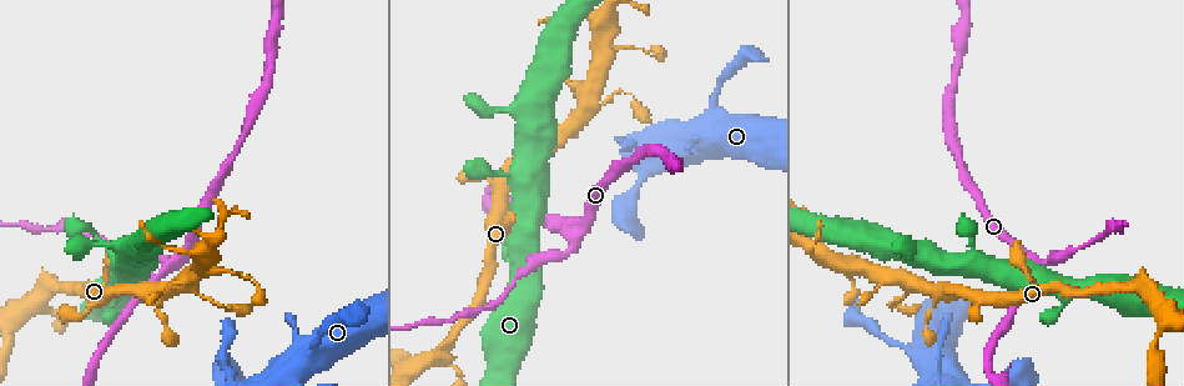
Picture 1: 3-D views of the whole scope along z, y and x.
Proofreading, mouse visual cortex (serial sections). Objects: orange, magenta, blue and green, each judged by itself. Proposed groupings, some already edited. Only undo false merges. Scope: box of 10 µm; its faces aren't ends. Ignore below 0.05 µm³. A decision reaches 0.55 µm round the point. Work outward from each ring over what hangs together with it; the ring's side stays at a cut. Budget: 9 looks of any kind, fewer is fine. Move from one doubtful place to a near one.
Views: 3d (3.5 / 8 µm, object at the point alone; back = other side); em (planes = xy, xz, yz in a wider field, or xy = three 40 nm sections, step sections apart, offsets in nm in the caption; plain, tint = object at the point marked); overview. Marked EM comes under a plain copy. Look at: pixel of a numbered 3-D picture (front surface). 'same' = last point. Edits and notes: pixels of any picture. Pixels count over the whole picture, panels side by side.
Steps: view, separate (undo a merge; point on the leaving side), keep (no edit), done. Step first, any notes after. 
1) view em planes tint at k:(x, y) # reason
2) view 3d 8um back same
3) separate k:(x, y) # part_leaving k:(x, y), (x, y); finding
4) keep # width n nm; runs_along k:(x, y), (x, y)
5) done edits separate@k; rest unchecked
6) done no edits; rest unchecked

view 3d 8um at 1:(177, 261)

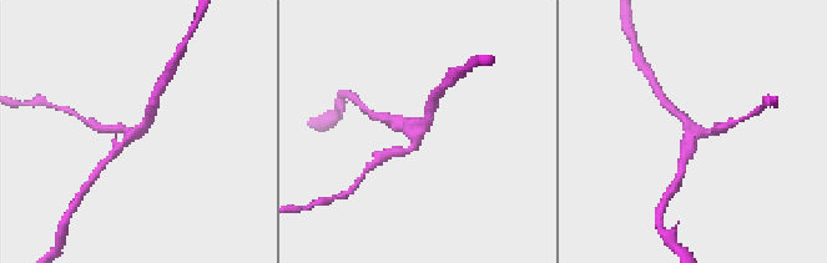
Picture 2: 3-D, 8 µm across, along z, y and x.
view 3d 3.5um same # closer look

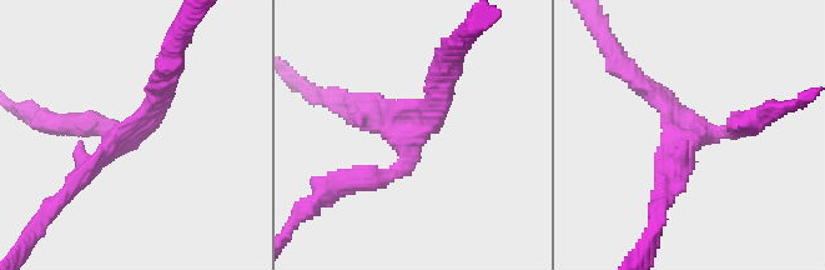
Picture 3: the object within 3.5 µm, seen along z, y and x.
view em xy step 3 tint at 3:(412, 140)

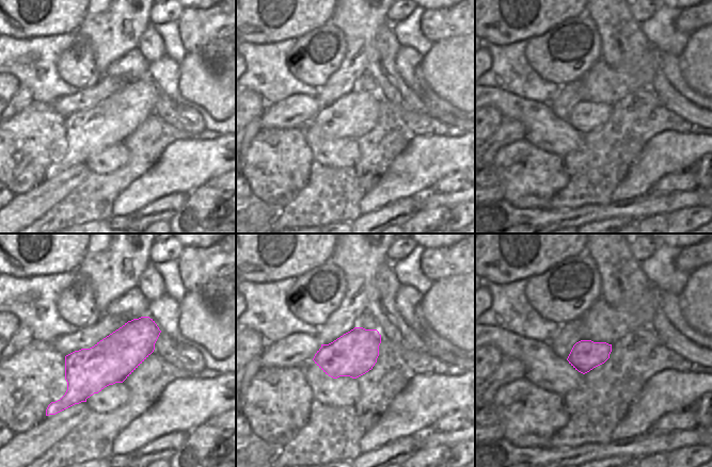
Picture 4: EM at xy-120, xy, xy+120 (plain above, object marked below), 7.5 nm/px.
keep # runs_along 3:(162, 84), (150, 119), (74, 184); continuous, no second cell

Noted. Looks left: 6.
view 3d 3.5um at 1:(100, 300) # a narrow waist

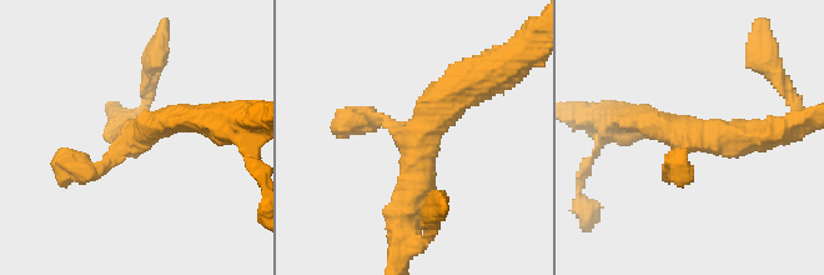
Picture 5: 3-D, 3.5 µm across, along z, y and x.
view em planes tint at 5:(139, 138) # arms 3; arm_widths 250, 350, 350 nm; need the tissue

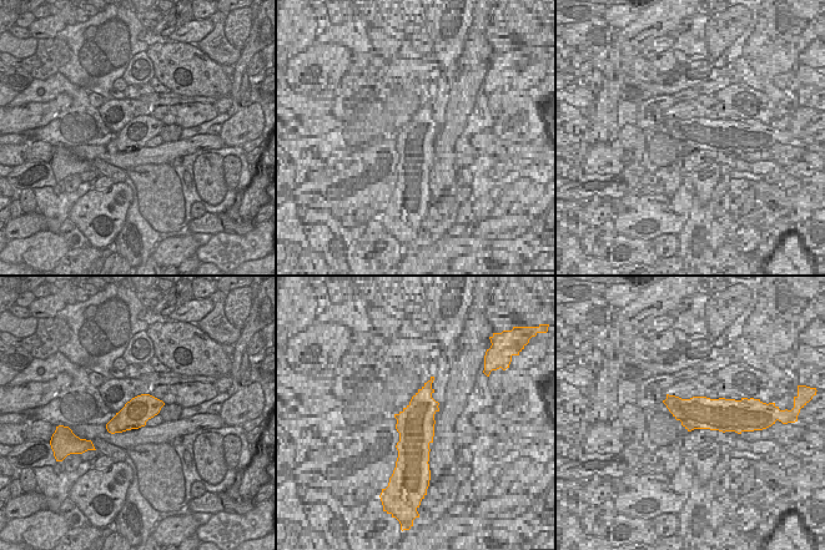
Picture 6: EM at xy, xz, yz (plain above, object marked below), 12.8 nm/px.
keep # runs_along 5:(406, 216), (417, 130), (471, 79); continuous, no second cell

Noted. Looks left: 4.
view em planes tint at 1:(909, 281) # four or more arms meet

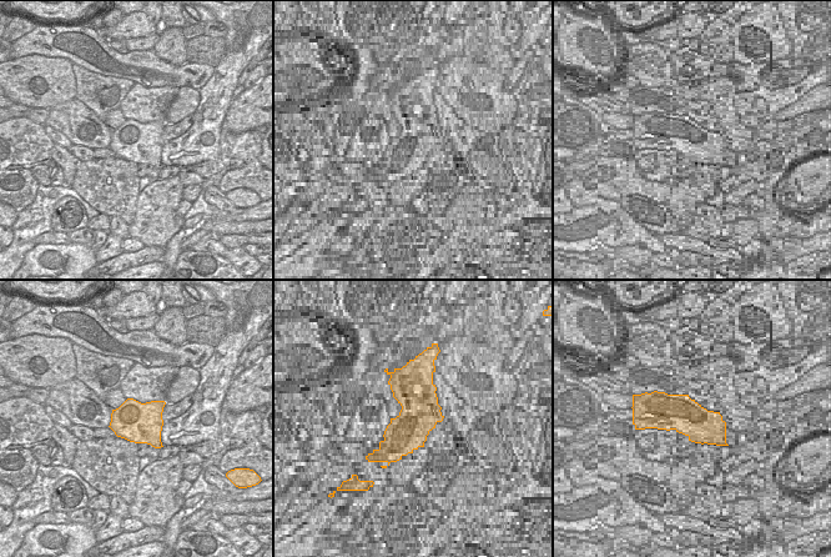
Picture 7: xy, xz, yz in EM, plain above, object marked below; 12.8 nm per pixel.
view 3d 3.5um same

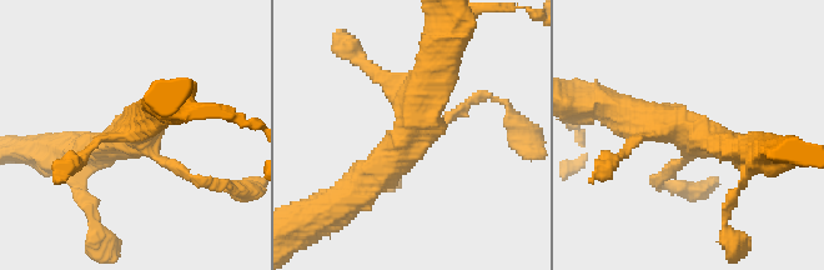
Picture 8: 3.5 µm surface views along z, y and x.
keep # all the same cell

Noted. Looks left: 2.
view 3d 8um at 1:(695, 140)

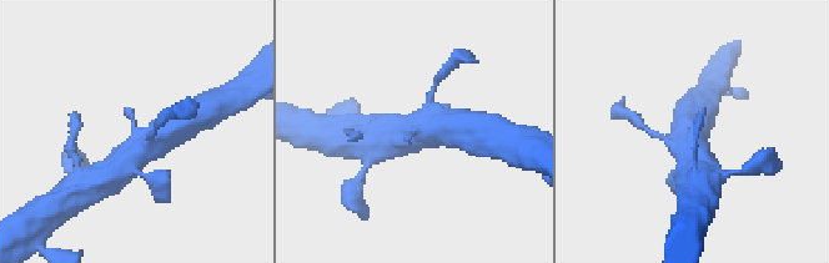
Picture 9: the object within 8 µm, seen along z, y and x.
view em xy step 2 tint same

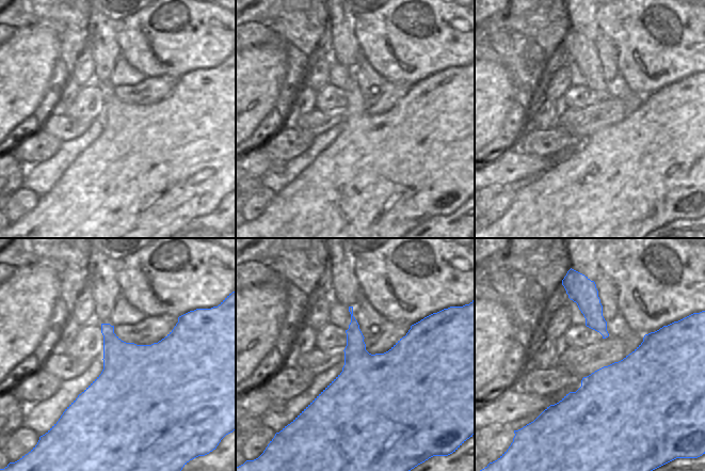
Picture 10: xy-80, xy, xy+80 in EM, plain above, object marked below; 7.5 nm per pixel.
keep # runs_along 9:(164, 132), (145, 146), (124, 110); continuous, no second cell

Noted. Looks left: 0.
done no edits; rest unchecked

